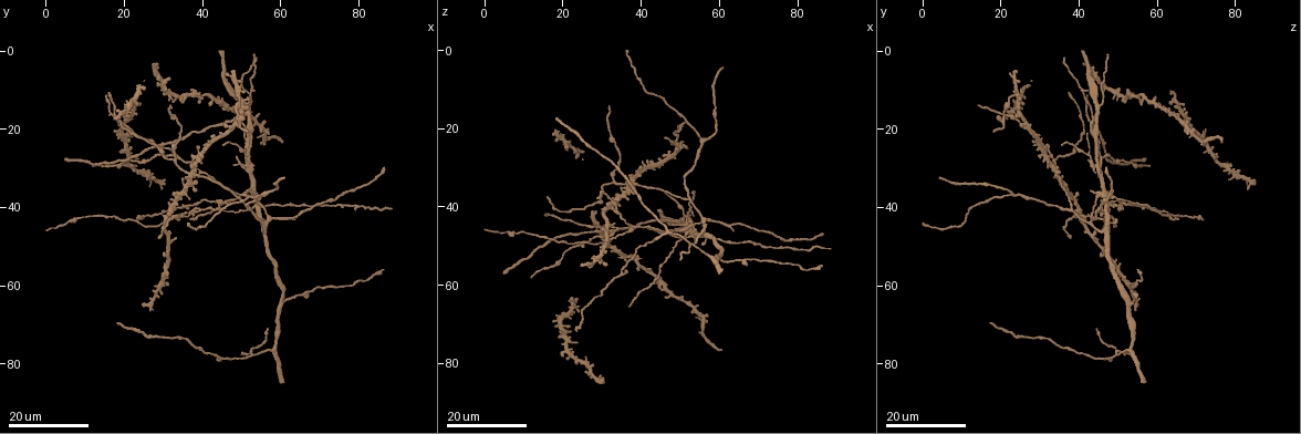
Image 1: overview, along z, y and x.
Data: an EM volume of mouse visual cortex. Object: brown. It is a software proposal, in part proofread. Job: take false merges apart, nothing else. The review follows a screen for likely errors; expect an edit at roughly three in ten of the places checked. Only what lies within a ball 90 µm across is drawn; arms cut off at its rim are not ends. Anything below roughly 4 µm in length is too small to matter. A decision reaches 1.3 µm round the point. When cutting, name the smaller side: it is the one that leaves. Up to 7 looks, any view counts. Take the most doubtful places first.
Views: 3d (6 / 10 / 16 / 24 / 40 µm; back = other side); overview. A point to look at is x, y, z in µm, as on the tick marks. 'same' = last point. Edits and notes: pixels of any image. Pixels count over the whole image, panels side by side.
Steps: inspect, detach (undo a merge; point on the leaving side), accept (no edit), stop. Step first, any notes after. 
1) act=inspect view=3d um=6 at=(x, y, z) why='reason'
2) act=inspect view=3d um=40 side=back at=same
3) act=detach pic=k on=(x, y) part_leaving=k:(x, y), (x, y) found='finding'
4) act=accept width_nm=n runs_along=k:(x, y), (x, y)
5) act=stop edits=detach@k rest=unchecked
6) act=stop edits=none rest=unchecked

act=inspect view=3d um=24 at=(52.5, 77.5, 50.0) why='arms part here'

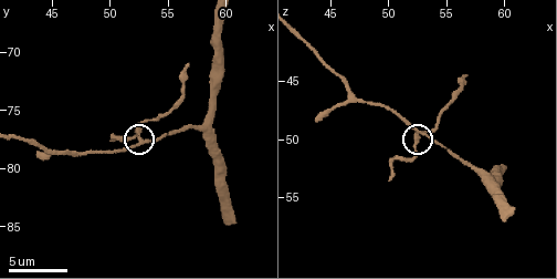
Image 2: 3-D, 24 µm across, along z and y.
act=inspect view=3d um=6 at=(52.8, 77.8, 49.2)

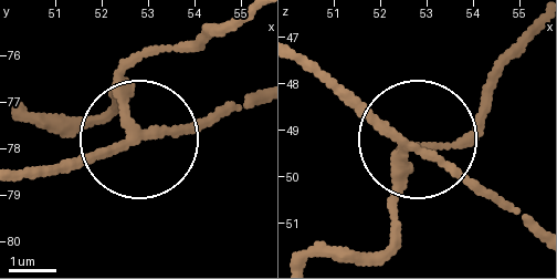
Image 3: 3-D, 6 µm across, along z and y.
act=inspect view=3d um=6 side=back at=(52.60, 77.75, 49.30)

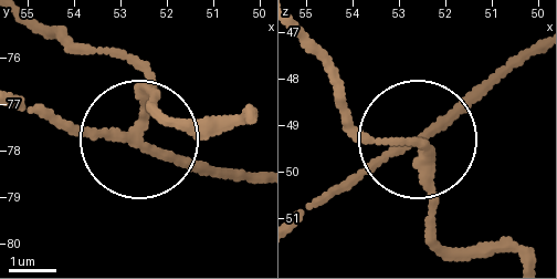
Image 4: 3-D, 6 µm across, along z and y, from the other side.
act=detach pic=4 on=(147, 62) part_leaving=4:(138, 133), (146, 76), (31, 18) found='a second neuron is stuck on'

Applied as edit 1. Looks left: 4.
act=inspect view=overview

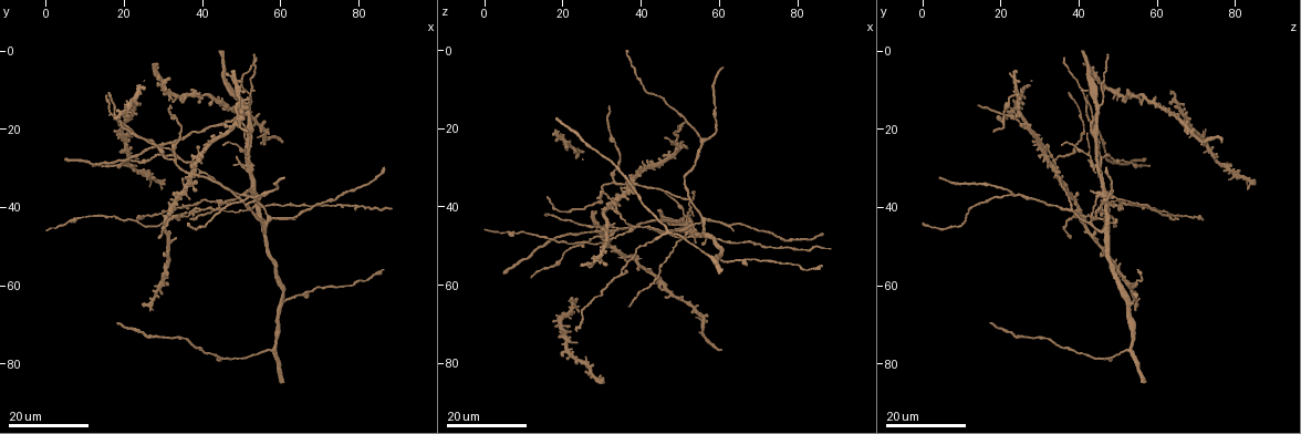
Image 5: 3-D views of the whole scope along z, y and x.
act=inspect view=3d um=16 at=(51.5, 29.5, 44.5) why='looks like a crossing'

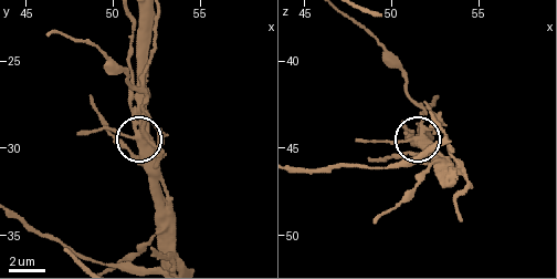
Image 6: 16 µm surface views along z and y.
act=inspect view=3d um=6 at=(51.7, 29.3, 44.2) why='zoom in'

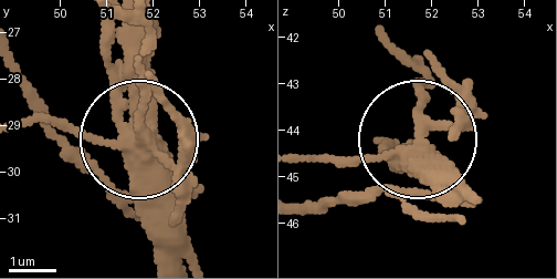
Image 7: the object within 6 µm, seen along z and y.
act=detach pic=7 on=(190, 166) part_leaving=7:(134, 140), (145, 92), (134, 24) found='a second neuron is stuck on'

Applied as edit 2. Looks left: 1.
act=stop edits=detach@4,detach@7 rest=unchecked

